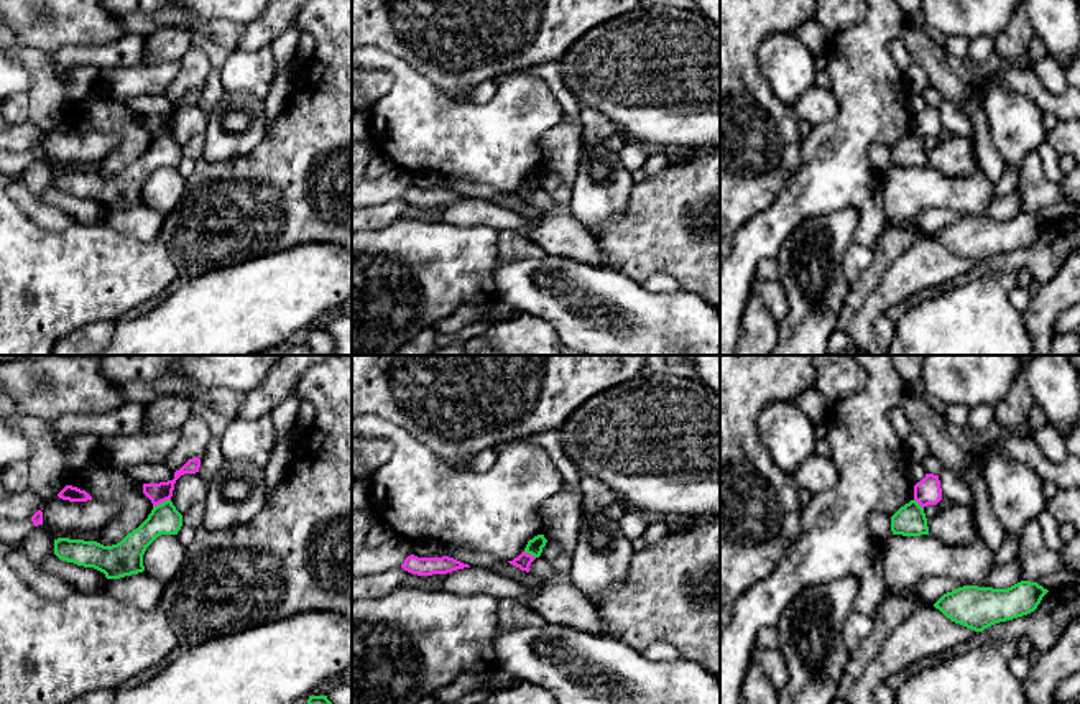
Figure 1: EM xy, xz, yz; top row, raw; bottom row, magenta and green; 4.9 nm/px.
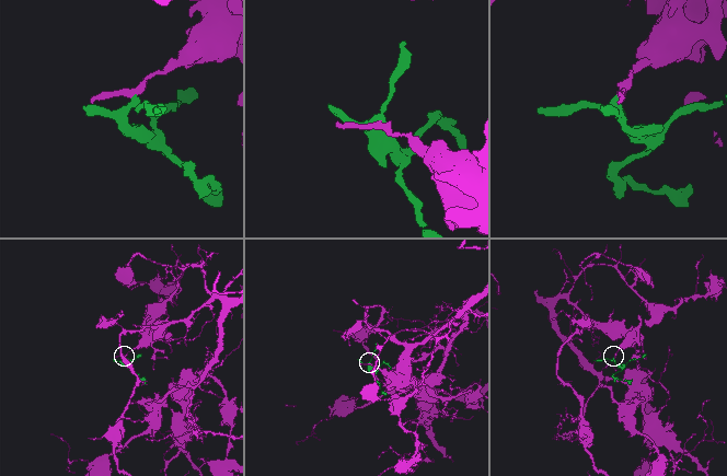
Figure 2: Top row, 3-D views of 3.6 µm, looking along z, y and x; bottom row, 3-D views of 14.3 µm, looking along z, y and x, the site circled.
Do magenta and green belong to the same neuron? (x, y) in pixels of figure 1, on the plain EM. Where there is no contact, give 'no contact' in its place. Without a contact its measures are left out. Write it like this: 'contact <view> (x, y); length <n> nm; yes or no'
contact xy (161, 134); length 100 nm; no

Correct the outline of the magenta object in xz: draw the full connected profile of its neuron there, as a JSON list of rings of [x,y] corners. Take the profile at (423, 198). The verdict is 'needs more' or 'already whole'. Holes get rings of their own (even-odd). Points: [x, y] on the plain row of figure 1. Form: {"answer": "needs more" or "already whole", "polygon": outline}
{"answer": "already whole", "polygon": [[[414,186],[408,188],[401,199],[411,206],[418,207],[432,207],[432,206],[447,206],[457,201],[470,199],[454,189],[418,189]]]}

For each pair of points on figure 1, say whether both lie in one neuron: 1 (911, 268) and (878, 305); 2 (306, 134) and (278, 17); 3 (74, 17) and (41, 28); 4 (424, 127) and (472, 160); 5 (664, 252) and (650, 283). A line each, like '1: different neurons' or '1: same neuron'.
1: same neuron
2: different neurons
3: same neuron
4: same neuron
5: different neurons

